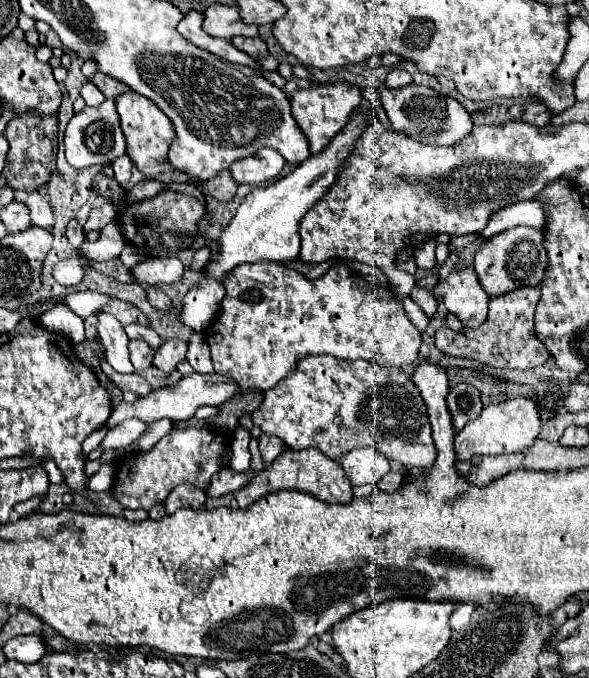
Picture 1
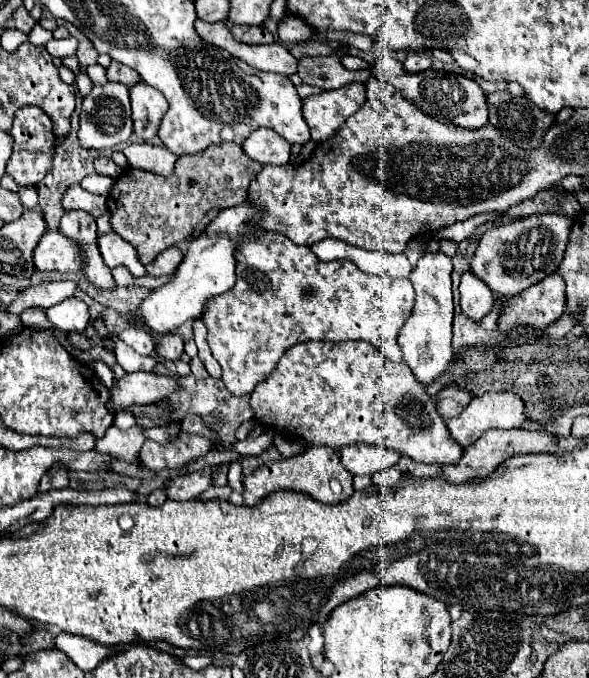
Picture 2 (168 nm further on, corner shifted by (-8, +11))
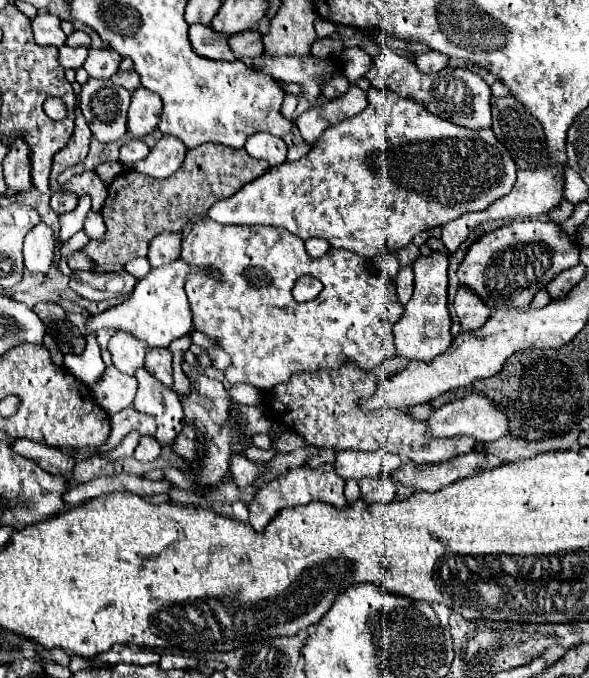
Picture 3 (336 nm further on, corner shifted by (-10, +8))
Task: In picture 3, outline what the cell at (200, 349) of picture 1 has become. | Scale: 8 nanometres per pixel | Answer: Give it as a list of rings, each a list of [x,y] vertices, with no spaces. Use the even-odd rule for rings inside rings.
[[[206,348],[206,354],[210,356],[212,366],[216,370],[226,370],[230,366],[230,356],[224,350],[220,350],[220,348]]]

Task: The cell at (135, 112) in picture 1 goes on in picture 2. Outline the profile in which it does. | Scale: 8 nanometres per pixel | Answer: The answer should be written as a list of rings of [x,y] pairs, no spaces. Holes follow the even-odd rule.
[[[142,81],[130,87],[130,99],[132,99],[134,135],[140,141],[154,139],[160,127],[160,117],[168,111],[168,101],[158,89],[144,85]]]

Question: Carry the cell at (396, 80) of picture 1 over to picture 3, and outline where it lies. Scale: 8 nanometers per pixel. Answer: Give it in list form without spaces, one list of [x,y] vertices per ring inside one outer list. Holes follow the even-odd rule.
[[[428,50],[428,52],[420,52],[414,62],[420,72],[440,72],[442,68],[446,68],[448,56],[440,54],[436,50]]]

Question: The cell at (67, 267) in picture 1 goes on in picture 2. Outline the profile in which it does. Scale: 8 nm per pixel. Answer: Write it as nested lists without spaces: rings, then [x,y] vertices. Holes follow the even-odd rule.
[[[46,229],[34,249],[34,267],[38,271],[74,273],[80,269],[80,257],[76,257],[76,245],[62,233]]]

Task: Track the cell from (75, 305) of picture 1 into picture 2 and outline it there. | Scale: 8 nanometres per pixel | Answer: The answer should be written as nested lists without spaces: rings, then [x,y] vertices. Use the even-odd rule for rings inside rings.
[[[48,281],[36,287],[28,287],[18,295],[18,299],[8,307],[8,311],[22,315],[28,307],[48,309],[68,299],[74,293],[74,289],[76,289],[76,283],[72,281]]]

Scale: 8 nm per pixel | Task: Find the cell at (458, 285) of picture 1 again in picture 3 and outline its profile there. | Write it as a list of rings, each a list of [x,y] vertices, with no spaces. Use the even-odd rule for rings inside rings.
[[[460,286],[456,292],[454,310],[462,322],[462,330],[476,330],[490,318],[490,308],[486,308],[486,304],[466,286]]]

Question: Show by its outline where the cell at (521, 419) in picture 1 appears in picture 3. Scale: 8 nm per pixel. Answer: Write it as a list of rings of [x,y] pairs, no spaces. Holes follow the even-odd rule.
[[[470,394],[466,398],[454,400],[438,408],[428,420],[428,436],[436,438],[452,438],[452,436],[472,436],[478,444],[494,442],[500,436],[508,434],[508,420],[502,410],[498,410],[492,400],[484,394]]]

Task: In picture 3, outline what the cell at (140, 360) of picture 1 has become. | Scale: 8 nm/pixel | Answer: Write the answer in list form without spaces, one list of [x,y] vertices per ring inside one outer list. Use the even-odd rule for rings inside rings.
[[[116,332],[110,342],[108,350],[112,354],[114,366],[124,372],[124,374],[134,374],[140,366],[144,366],[144,356],[146,356],[146,344],[142,340],[134,340],[128,332]]]

